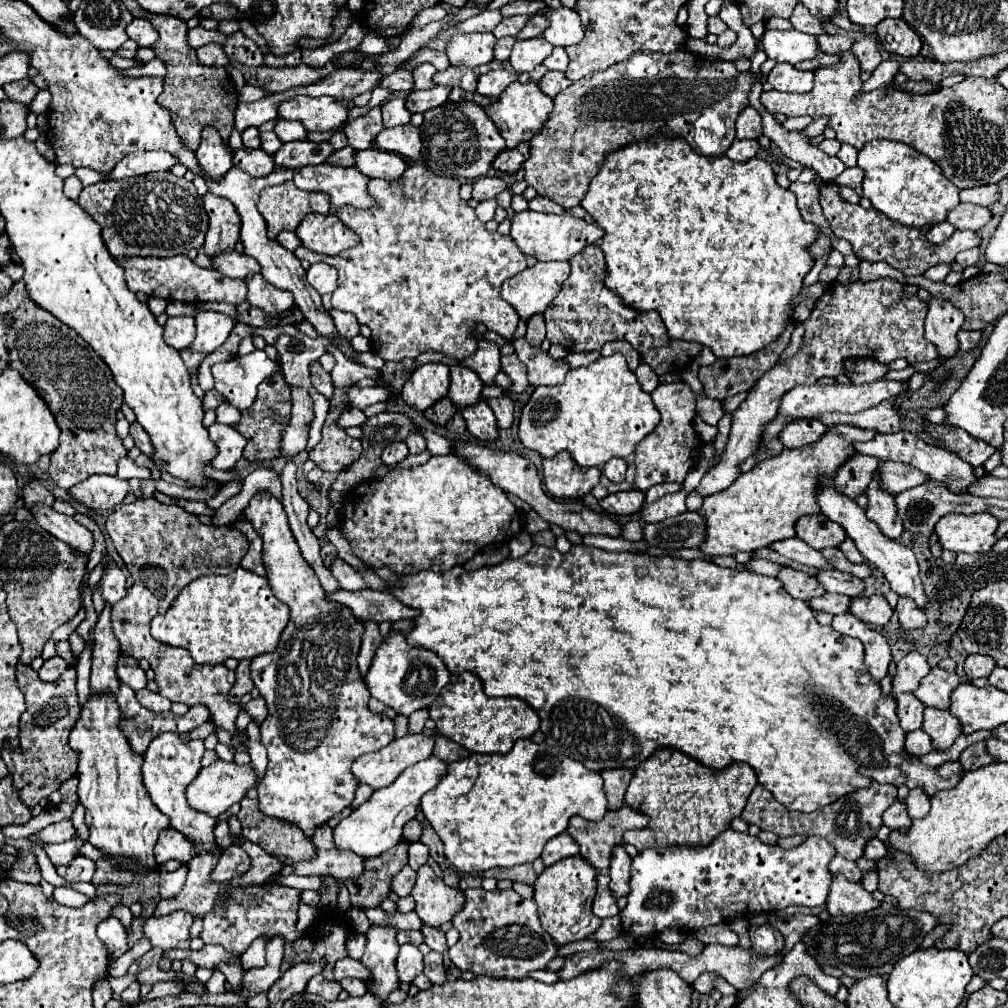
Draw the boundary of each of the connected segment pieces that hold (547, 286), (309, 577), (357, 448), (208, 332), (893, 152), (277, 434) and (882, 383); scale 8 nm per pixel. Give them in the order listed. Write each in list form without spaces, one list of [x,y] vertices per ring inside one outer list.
[[[568,261],[536,263],[534,267],[528,267],[522,273],[506,279],[500,287],[500,295],[522,319],[530,319],[532,315],[546,311],[568,275]]]
[[[260,491],[252,497],[242,515],[254,525],[264,541],[264,565],[274,595],[290,607],[290,621],[282,631],[276,651],[254,657],[250,669],[256,689],[268,703],[268,719],[260,725],[260,741],[268,749],[268,769],[264,779],[258,783],[260,807],[264,815],[286,819],[290,823],[294,821],[310,837],[314,823],[326,823],[352,803],[358,789],[358,779],[350,769],[354,759],[394,741],[394,723],[384,715],[370,713],[366,707],[370,693],[366,691],[364,681],[358,679],[356,667],[364,623],[358,621],[348,607],[324,601],[326,591],[292,537],[282,503],[268,491]]]
[[[338,403],[328,411],[326,423],[322,427],[320,443],[310,451],[310,459],[324,471],[344,471],[348,469],[362,453],[360,439],[352,439],[346,435],[342,427],[338,427],[338,419],[344,411],[346,403]]]
[[[202,311],[196,315],[196,339],[188,347],[196,353],[212,353],[216,351],[230,335],[232,327],[236,325],[234,317],[216,313],[216,311]]]
[[[872,141],[860,149],[858,167],[864,169],[864,197],[870,199],[874,209],[906,227],[922,229],[938,225],[946,221],[948,211],[960,205],[958,189],[942,175],[942,169],[906,143]]]
[[[280,371],[264,379],[264,383],[258,387],[256,401],[252,403],[252,407],[242,411],[240,421],[234,425],[234,429],[242,433],[248,441],[248,445],[244,447],[244,459],[254,463],[254,461],[272,461],[282,455],[278,445],[280,445],[286,425],[290,423],[290,407],[292,407],[292,389],[286,383],[284,373]]]
[[[886,379],[868,383],[868,385],[820,385],[820,383],[814,383],[810,387],[798,385],[780,399],[778,415],[786,415],[786,417],[794,417],[794,419],[814,419],[822,413],[834,413],[834,411],[838,411],[838,413],[860,413],[860,411],[874,407],[880,401],[890,399],[890,397],[902,393],[902,391],[906,391],[904,383],[886,381]]]

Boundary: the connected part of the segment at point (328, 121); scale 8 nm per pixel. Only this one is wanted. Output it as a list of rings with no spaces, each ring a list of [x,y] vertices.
[[[296,95],[278,105],[278,117],[300,121],[306,131],[332,131],[344,123],[348,109],[330,97]]]

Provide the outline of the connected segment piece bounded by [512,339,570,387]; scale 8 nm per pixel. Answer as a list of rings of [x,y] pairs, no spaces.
[[[514,339],[512,345],[516,347],[518,359],[528,369],[528,381],[534,387],[540,385],[558,385],[564,381],[570,367],[564,363],[564,359],[552,359],[548,353],[544,353],[540,347],[532,347],[526,343],[526,339]]]

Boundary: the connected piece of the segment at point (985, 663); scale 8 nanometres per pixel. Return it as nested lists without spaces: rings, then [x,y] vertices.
[[[968,655],[966,663],[964,663],[968,681],[972,681],[976,677],[988,677],[994,667],[996,667],[996,661],[988,655]]]

